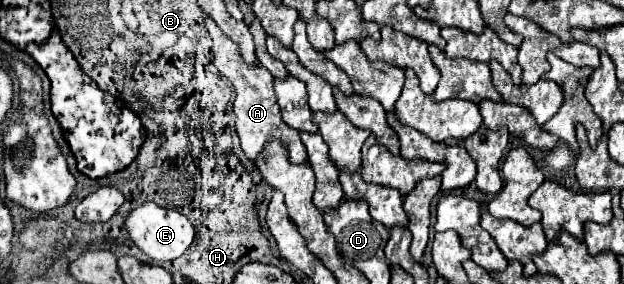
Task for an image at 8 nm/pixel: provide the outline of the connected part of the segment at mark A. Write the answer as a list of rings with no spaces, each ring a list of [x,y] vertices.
[[[206,18],[206,28],[208,28],[208,32],[210,32],[212,40],[214,40],[214,56],[216,56],[216,58],[214,58],[214,64],[216,64],[216,68],[218,68],[218,70],[234,84],[234,88],[236,88],[236,100],[234,100],[236,132],[238,132],[238,136],[240,136],[240,144],[242,144],[244,154],[246,154],[250,160],[254,160],[256,154],[262,152],[266,140],[268,140],[270,136],[274,136],[274,138],[278,138],[284,146],[288,146],[288,150],[290,150],[290,160],[292,160],[292,162],[298,162],[298,164],[306,162],[308,156],[306,156],[306,148],[304,148],[304,144],[302,144],[302,140],[300,140],[300,132],[294,130],[294,128],[290,128],[290,126],[286,126],[286,124],[282,122],[282,116],[280,116],[280,110],[278,110],[278,102],[276,102],[276,94],[274,94],[274,86],[272,86],[274,78],[268,74],[268,70],[266,70],[264,66],[258,66],[258,62],[252,64],[252,66],[246,64],[244,58],[240,58],[240,54],[238,54],[238,44],[232,42],[232,40],[216,26],[216,22],[214,22],[212,18]]]

